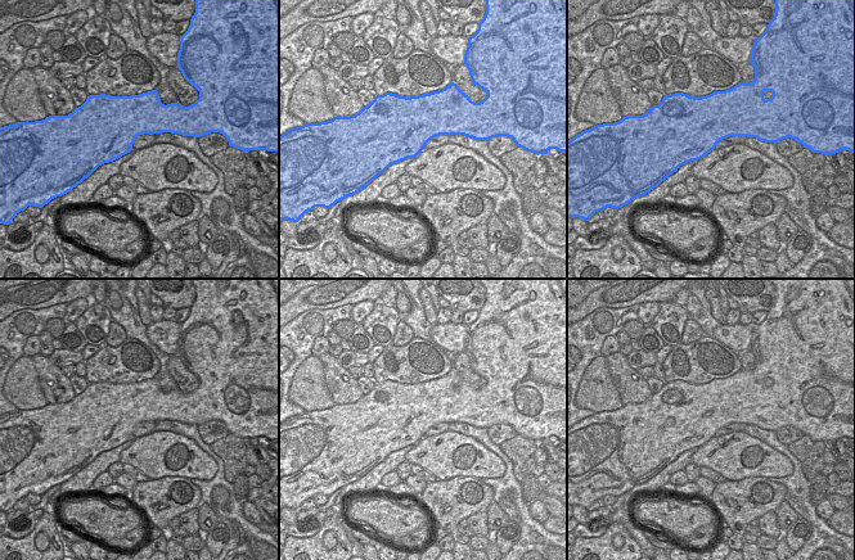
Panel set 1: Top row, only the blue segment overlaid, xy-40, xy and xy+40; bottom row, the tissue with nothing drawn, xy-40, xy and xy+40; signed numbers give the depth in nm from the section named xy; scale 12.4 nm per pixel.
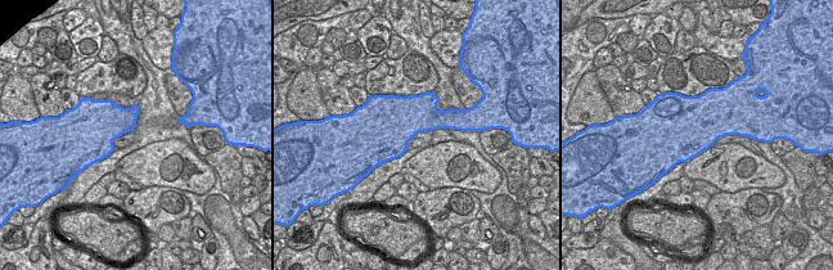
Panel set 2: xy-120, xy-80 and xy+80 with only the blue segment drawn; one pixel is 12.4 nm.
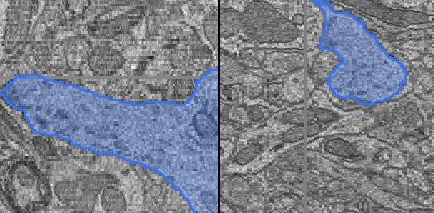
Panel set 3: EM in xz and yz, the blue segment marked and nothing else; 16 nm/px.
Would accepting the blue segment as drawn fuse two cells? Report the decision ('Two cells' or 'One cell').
One cell

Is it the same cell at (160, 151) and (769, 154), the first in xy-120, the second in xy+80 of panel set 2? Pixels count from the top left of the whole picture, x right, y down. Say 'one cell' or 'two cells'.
two cells

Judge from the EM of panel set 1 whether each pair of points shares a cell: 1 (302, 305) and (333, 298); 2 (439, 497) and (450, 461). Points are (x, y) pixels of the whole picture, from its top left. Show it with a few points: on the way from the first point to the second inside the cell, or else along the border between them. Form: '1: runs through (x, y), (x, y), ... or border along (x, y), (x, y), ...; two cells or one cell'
1: runs through (310, 298), (325, 298); one cell
2: border along (473, 477), (451, 477), (437, 481); two cells

